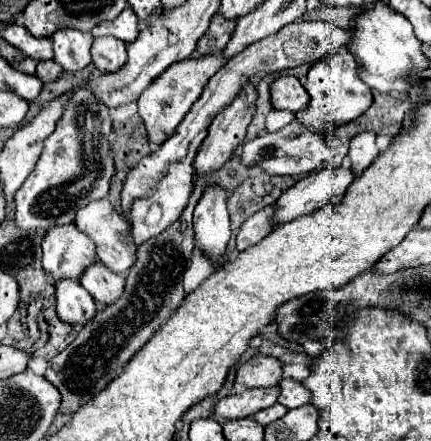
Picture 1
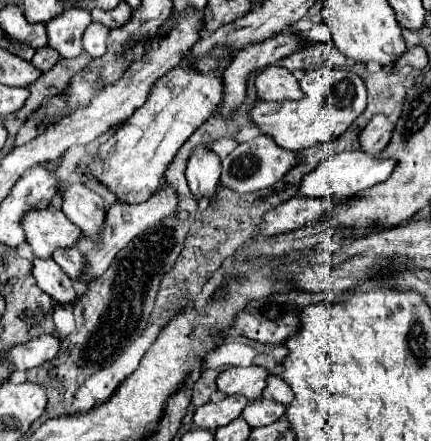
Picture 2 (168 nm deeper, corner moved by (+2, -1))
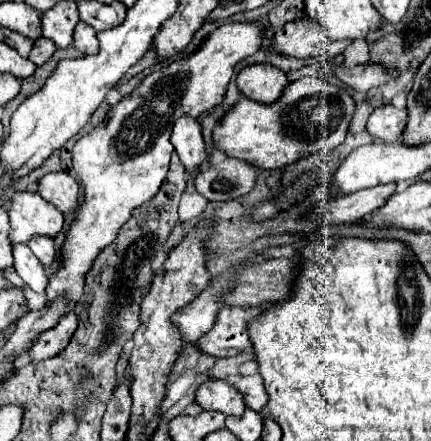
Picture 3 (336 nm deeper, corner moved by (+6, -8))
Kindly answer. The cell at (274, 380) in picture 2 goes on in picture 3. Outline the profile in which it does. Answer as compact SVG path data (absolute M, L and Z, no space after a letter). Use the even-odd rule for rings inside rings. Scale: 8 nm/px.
M254 374L254 376L242 376L238 382L236 382L236 388L244 394L244 402L248 408L252 410L264 410L266 404L268 404L268 394L264 390L264 382L262 382L262 376L260 374Z

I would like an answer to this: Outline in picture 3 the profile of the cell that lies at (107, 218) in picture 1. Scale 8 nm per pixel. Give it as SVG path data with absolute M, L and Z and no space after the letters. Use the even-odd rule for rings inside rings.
M68 172L46 174L40 180L38 194L44 200L48 200L50 204L54 204L62 214L74 212L80 206L80 202L78 202L80 186L78 186L78 182Z

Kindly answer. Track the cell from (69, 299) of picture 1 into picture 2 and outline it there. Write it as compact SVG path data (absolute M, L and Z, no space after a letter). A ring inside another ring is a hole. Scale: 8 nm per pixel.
M32 257L32 275L38 283L38 287L48 293L54 301L72 301L76 297L76 291L72 289L72 281L66 277L66 273L50 259L38 259Z

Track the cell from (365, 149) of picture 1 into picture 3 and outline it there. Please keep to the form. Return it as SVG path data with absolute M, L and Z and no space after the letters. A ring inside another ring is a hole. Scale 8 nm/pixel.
M384 104L376 108L366 124L372 142L398 142L406 124L406 110L396 110L392 104Z

